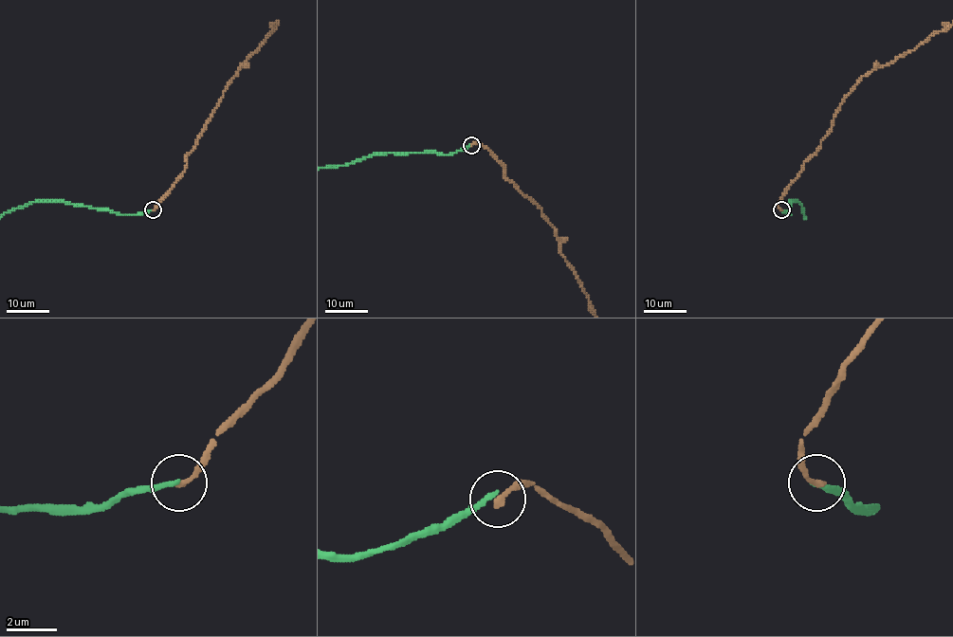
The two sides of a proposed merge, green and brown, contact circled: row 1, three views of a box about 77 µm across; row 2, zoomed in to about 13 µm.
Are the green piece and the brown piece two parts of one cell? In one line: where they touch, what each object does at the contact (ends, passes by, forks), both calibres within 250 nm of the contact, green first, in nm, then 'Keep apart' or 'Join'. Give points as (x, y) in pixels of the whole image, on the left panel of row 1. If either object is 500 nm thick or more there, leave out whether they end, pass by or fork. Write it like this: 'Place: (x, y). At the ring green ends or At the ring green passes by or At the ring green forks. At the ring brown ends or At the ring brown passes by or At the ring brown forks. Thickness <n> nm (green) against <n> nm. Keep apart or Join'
Place: (153, 209). At the ring green ends. At the ring brown ends. Thickness 200 nm (green) against 240 nm. Keep apart

